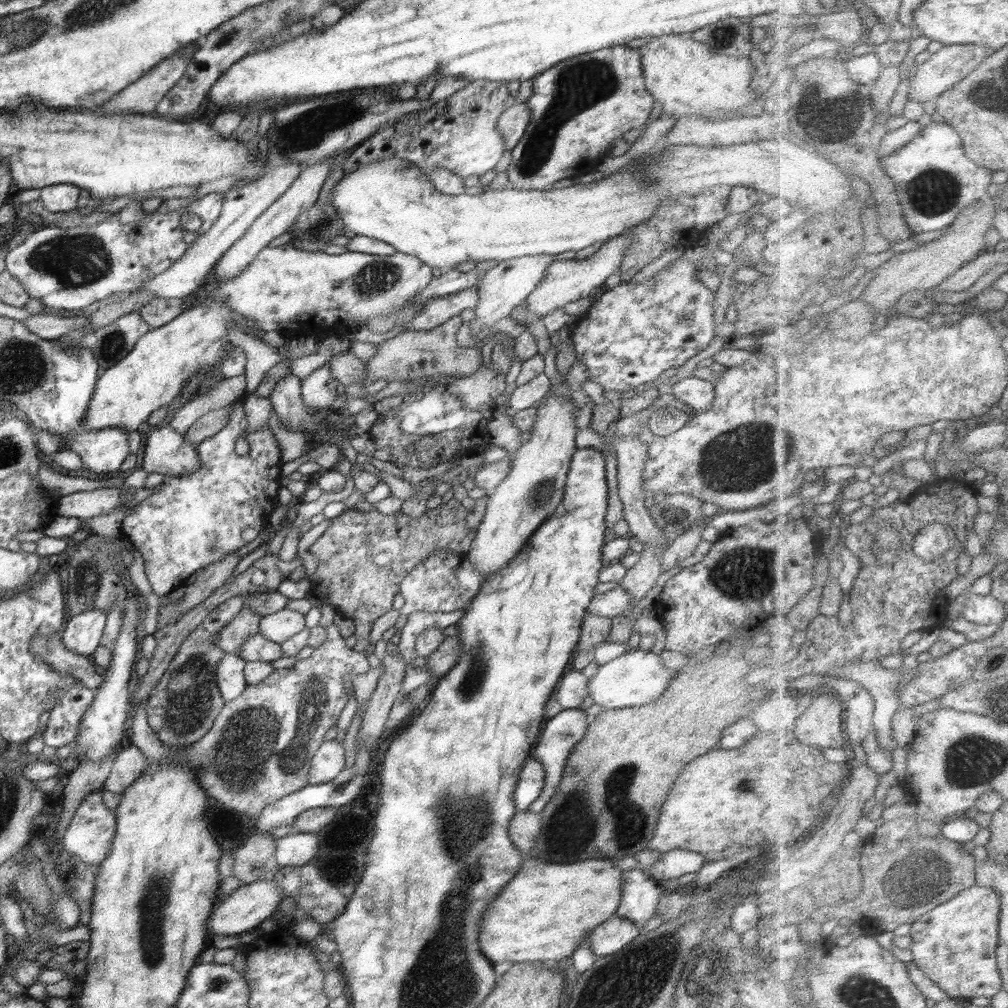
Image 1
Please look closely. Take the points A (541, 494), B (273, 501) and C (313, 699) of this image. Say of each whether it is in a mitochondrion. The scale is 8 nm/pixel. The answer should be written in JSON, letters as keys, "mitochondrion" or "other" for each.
{"A":"mitochondrion","B":"other","C":"mitochondrion"}

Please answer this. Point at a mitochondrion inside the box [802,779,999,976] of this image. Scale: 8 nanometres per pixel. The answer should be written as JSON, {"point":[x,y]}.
{"point":[923,879]}

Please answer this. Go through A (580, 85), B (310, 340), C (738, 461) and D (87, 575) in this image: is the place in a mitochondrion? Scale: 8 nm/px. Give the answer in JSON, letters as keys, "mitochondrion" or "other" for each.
{"A":"mitochondrion","B":"other","C":"mitochondrion","D":"mitochondrion"}

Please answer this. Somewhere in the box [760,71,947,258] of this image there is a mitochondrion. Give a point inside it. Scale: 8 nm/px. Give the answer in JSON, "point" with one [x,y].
{"point":[824,119]}

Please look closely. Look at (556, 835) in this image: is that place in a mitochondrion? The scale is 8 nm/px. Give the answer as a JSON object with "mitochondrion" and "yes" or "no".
{"mitochondrion":"yes"}

